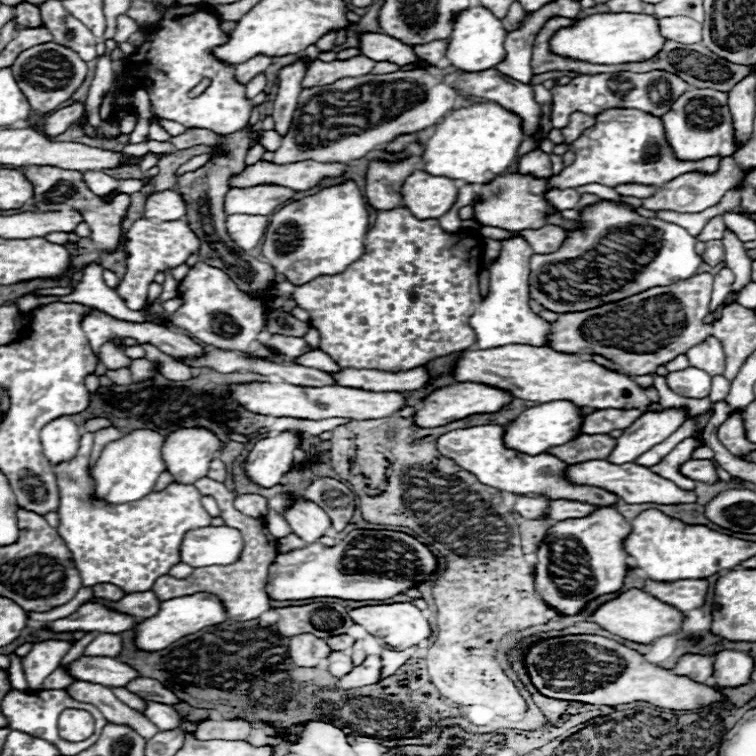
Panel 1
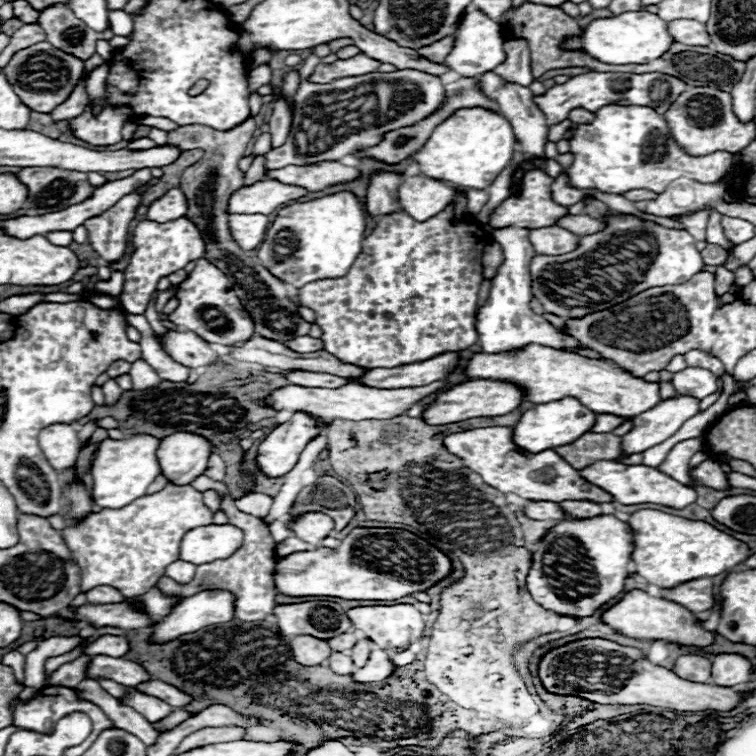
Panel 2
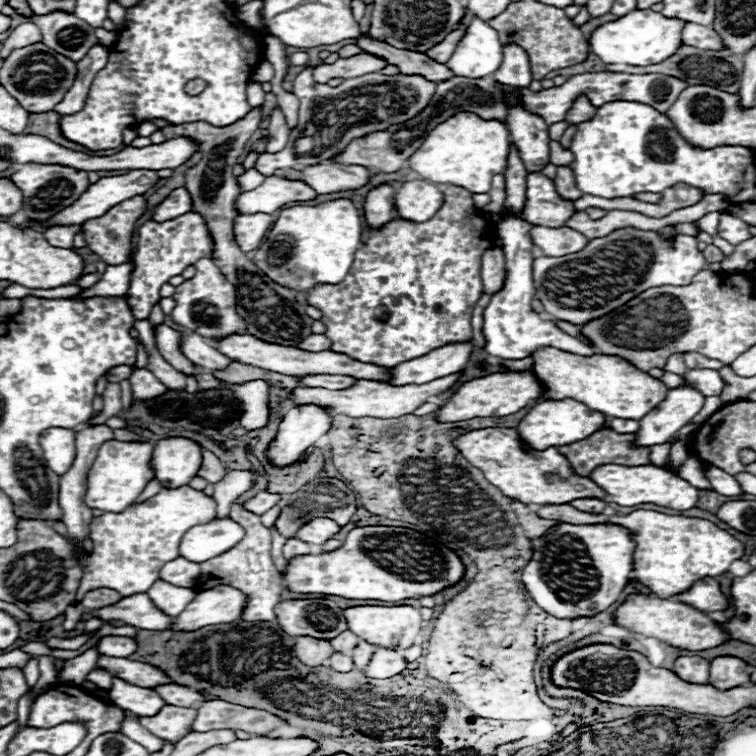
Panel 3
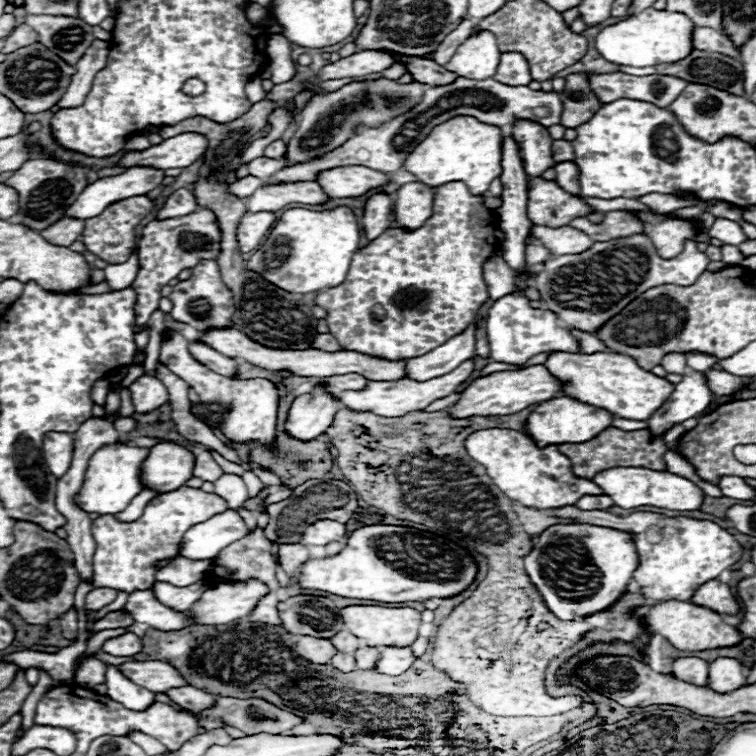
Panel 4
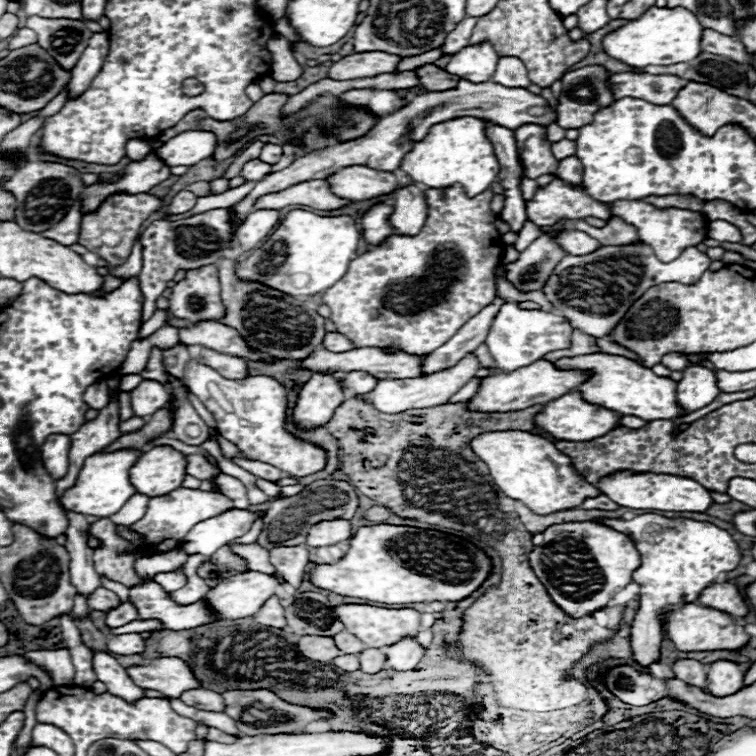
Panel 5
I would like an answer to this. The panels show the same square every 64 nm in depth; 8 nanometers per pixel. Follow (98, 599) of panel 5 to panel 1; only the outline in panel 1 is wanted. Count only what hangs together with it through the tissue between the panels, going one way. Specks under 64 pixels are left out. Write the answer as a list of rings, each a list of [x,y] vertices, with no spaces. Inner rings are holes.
[[[94,586],[92,588],[92,598],[100,598],[100,600],[108,600],[108,602],[118,602],[124,592],[118,590],[118,586]]]

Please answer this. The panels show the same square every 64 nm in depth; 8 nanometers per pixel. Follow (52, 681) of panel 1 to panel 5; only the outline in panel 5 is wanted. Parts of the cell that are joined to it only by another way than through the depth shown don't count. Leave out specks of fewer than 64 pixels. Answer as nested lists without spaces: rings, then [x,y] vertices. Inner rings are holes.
[[[132,620],[126,626],[114,628],[112,634],[124,634],[124,632],[156,632],[156,630],[164,630],[164,624],[160,620]]]

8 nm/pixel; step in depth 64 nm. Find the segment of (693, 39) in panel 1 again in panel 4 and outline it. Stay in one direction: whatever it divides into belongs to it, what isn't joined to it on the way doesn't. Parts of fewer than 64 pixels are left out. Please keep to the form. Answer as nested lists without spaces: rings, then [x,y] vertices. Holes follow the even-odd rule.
[[[696,28],[694,46],[698,50],[718,52],[718,54],[726,54],[726,56],[732,56],[732,58],[740,56],[740,48],[736,48],[726,34],[718,32],[714,28]]]

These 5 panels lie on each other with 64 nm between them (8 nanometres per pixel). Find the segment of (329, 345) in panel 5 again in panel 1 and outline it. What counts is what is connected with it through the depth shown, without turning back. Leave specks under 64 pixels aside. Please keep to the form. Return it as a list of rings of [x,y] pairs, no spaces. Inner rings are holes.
[[[270,336],[266,340],[268,346],[276,348],[278,352],[282,352],[282,362],[292,362],[294,356],[300,356],[304,352],[310,352],[310,346],[304,338],[280,338],[280,336]]]

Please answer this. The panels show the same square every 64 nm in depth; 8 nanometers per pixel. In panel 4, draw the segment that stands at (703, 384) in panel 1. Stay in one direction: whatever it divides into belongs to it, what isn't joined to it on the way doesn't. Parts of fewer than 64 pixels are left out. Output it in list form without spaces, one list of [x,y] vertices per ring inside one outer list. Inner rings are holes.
[[[706,370],[706,378],[708,378],[708,386],[710,386],[712,394],[722,396],[722,394],[732,394],[732,392],[740,390],[754,376],[742,378],[742,376],[734,376],[730,372],[724,372],[724,370]]]

